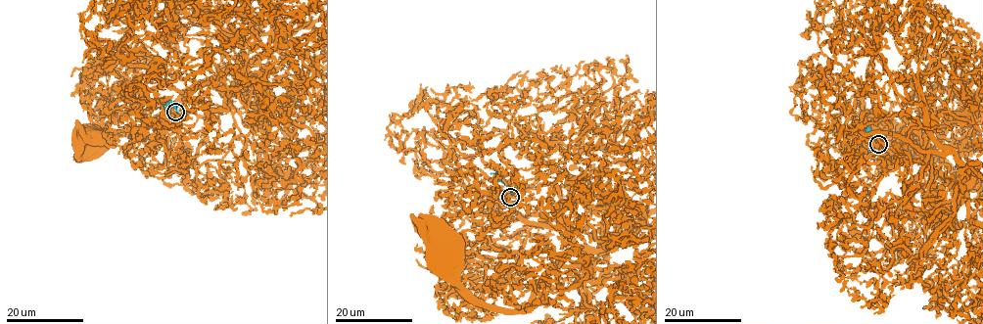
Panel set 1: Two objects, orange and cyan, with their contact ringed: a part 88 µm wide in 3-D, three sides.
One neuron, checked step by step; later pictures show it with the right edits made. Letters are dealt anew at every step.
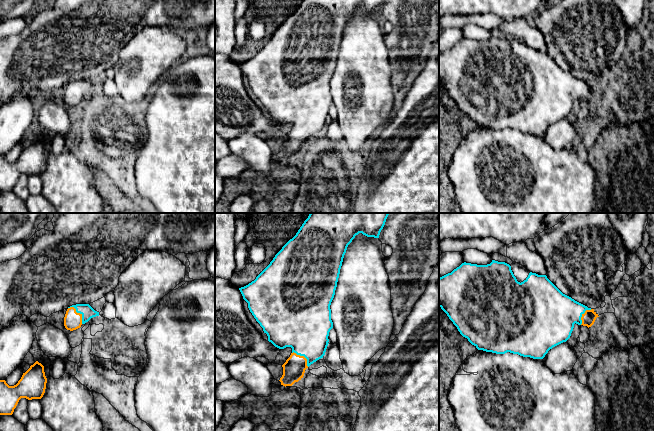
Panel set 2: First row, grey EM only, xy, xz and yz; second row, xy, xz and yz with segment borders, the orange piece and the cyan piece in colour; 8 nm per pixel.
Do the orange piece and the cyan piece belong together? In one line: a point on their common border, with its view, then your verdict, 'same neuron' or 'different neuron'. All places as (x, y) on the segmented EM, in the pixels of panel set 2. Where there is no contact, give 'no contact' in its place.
meets orange in xy at (78, 313); same neuron

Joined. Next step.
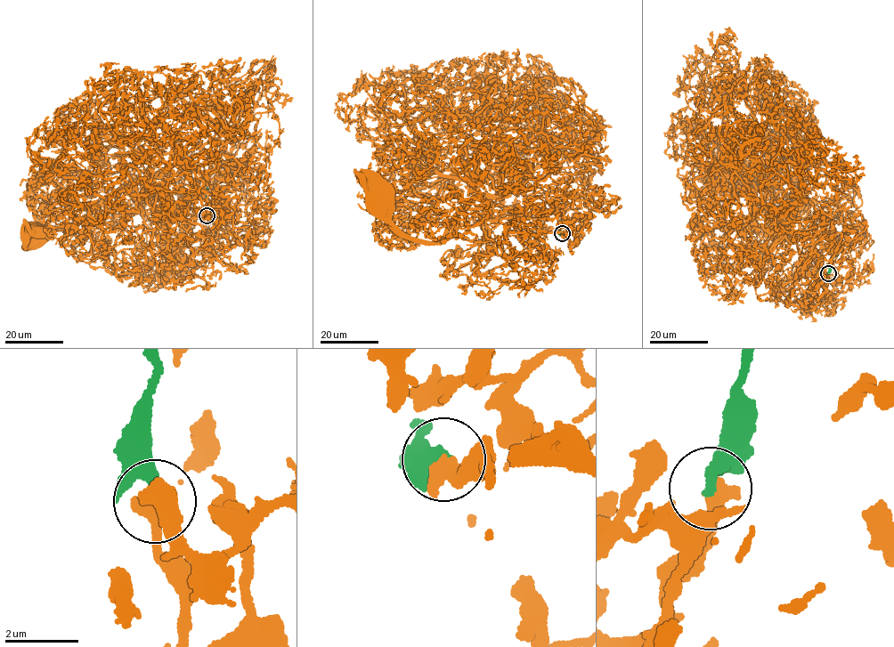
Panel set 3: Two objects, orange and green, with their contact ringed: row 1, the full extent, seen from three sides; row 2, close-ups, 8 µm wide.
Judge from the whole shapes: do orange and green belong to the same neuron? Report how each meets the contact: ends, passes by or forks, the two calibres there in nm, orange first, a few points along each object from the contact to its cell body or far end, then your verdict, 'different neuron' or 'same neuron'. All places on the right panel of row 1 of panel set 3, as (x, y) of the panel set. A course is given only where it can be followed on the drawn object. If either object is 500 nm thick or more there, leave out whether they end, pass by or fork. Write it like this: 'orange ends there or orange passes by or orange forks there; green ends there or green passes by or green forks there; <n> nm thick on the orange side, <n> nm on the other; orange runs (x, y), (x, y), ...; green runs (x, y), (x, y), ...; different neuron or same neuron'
orange ends there; green ends there; 480 nm thick on the orange side, 360 nm on the other; orange runs (828, 273), (823, 286), (811, 276), (800, 239), (806, 224), (772, 200), (741, 151), (751, 164), (748, 180); green runs (827, 274), (833, 253), (841, 248); same neuron

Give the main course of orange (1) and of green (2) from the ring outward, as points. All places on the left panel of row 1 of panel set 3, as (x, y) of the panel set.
1: (207, 215), (208, 230), (182, 238), (150, 221), (140, 204), (101, 216), (35, 213), (37, 237)
2: (207, 216), (206, 193), (209, 183)

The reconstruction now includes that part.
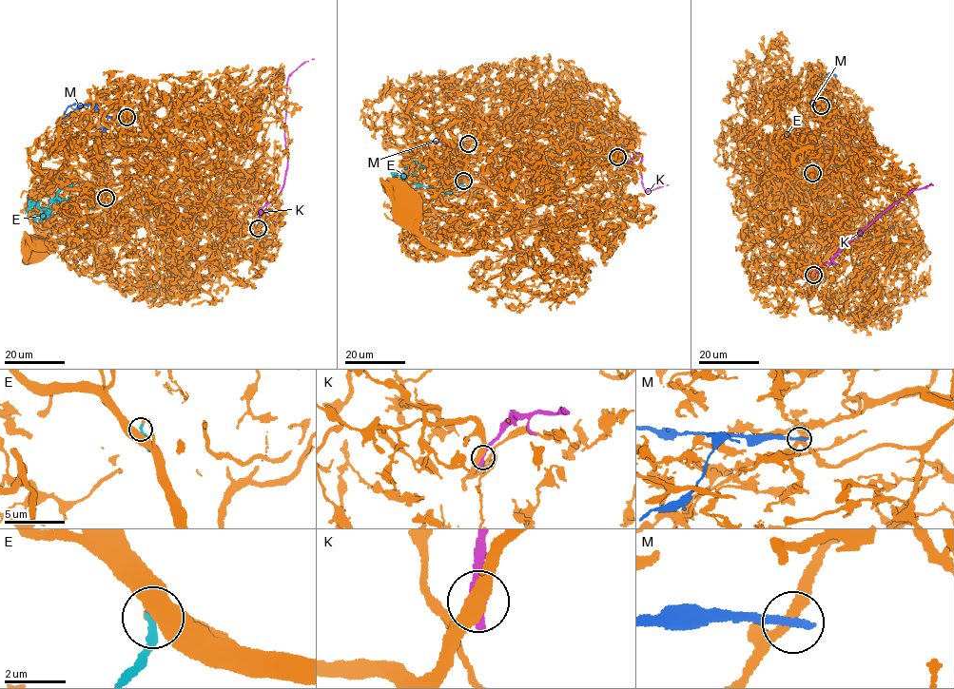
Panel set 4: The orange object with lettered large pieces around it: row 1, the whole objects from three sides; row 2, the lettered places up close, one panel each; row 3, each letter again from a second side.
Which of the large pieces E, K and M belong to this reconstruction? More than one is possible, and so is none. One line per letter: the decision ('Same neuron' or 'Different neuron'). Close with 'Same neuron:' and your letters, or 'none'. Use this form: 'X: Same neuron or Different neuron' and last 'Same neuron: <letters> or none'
E: Same neuron
K: Different neuron
M: Different neuron
Same neuron: E

